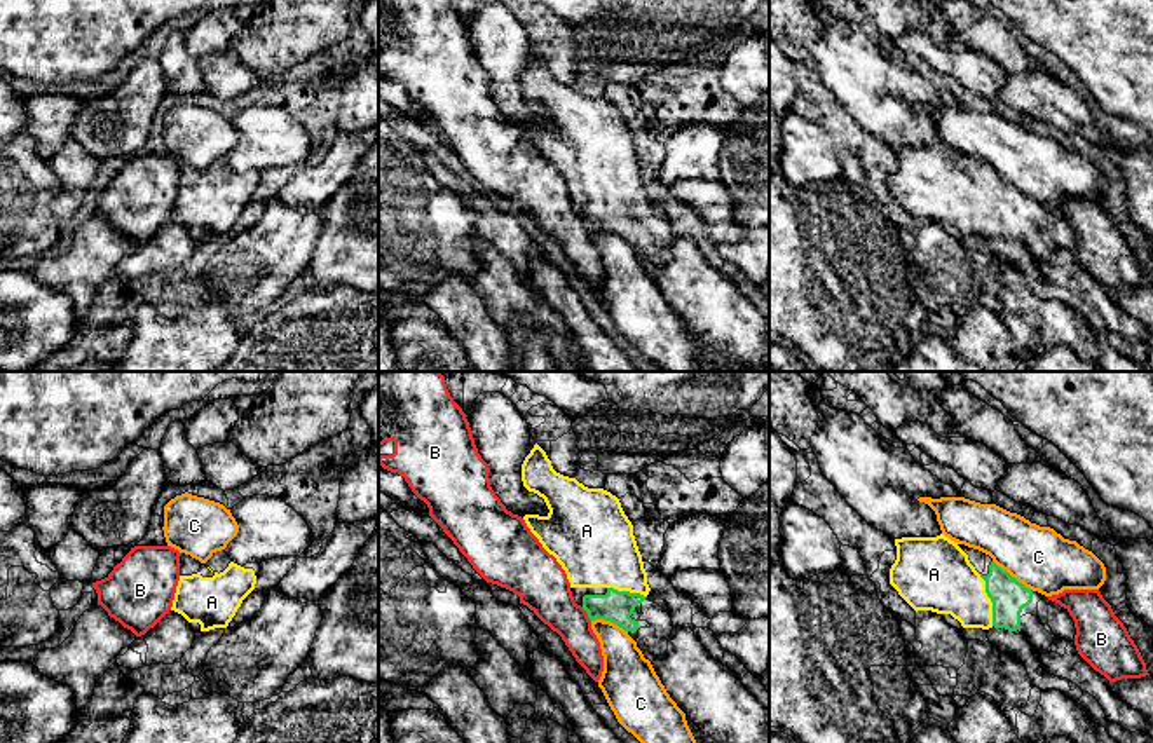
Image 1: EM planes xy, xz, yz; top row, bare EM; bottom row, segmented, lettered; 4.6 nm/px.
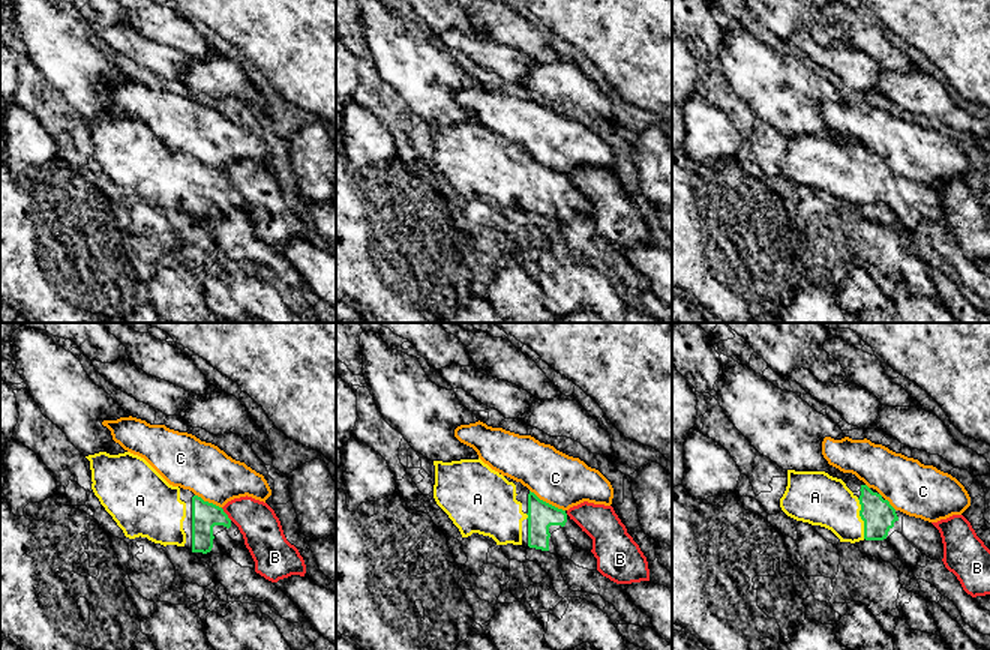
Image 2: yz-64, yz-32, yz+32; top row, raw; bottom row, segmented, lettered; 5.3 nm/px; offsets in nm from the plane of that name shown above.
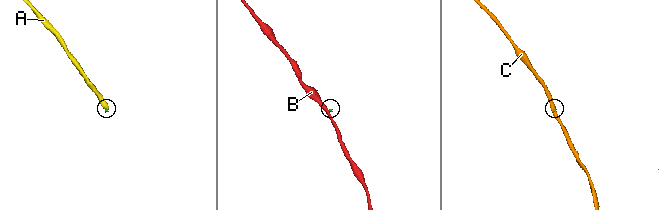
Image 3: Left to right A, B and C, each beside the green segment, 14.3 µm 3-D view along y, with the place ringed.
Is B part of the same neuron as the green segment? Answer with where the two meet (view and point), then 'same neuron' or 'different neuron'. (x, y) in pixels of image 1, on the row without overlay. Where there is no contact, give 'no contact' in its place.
meets green in xz at (588, 224); different neuron

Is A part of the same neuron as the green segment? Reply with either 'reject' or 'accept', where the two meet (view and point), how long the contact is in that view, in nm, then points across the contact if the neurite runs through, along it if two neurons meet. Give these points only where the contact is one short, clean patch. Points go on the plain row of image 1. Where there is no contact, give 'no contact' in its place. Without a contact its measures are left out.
accept; contact yz (991, 210); length 240 nm; way yz (1009, 206), (991, 210), (974, 210), (942, 189)

